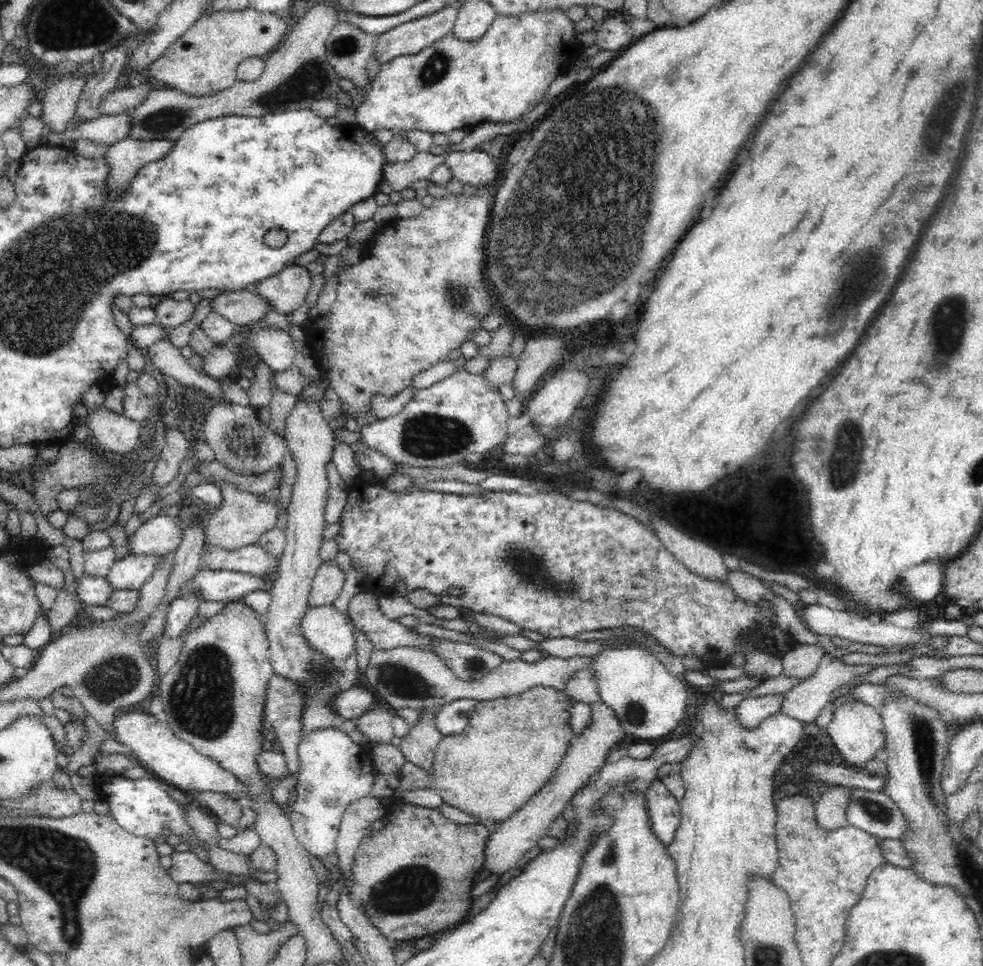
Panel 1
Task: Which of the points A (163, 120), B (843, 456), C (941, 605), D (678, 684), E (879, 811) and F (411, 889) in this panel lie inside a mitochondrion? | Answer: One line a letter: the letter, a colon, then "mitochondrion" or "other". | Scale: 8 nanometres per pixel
A: mitochondrion
B: mitochondrion
C: other
D: other
E: mitochondrion
F: mitochondrion

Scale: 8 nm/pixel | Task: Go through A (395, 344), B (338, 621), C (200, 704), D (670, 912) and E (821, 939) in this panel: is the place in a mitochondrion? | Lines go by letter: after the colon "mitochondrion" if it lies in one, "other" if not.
A: other
B: other
C: mitochondrion
D: other
E: other

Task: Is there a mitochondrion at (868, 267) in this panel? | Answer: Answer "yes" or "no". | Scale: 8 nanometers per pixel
yes

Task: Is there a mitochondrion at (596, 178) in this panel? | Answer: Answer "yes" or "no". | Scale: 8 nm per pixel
yes

